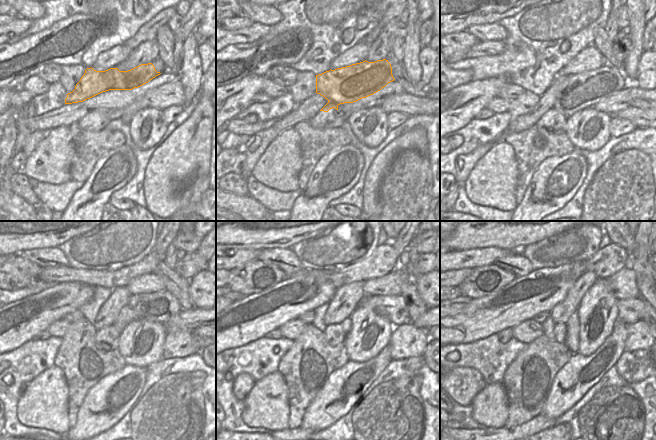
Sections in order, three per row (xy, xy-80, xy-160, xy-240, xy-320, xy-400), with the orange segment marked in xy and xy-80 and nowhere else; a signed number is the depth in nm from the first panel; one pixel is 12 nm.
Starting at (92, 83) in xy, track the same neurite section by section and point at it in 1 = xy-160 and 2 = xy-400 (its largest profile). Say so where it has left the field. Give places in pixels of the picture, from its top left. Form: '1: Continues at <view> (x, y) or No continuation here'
1: Continues at xy-160 (584, 90)
2: Continues at xy-400 (630, 311).

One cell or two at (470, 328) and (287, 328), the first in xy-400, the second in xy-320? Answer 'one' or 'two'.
two

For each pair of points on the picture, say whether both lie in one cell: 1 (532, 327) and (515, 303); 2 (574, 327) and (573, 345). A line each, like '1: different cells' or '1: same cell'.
1: different cells
2: same cell

